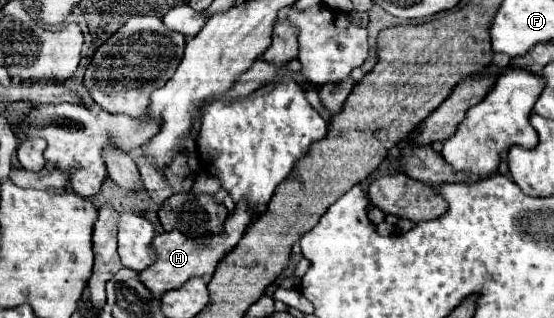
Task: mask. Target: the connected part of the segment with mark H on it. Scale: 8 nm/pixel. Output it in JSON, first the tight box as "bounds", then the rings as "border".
{"bounds":[140,202,254,298],"border":[[[240,202],[240,204],[236,204],[236,210],[232,214],[228,214],[226,234],[222,234],[222,238],[204,238],[202,242],[194,242],[194,238],[186,238],[184,234],[178,234],[178,230],[156,236],[154,248],[158,252],[158,260],[150,268],[140,272],[140,280],[148,286],[148,290],[152,290],[152,294],[156,298],[160,298],[164,292],[180,288],[194,276],[212,276],[216,270],[216,264],[240,242],[240,238],[246,232],[252,218],[254,218],[254,210],[250,206],[246,206],[246,202]]]}

